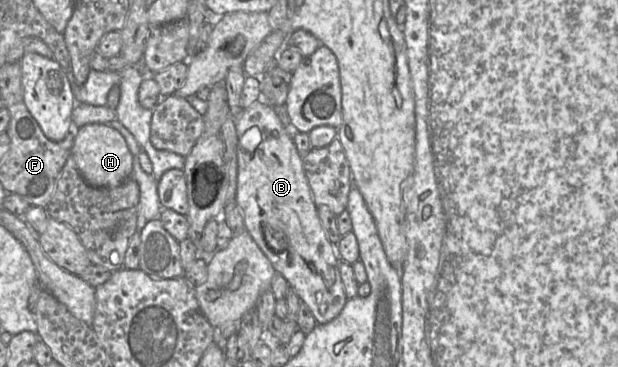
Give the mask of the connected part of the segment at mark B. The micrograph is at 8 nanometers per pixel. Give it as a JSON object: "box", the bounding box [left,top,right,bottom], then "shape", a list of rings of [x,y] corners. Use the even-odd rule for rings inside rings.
{"box":[236,100,348,324],"shape":[[[256,100],[254,101],[248,108],[244,109],[241,115],[237,118],[236,123],[236,132],[238,136],[238,144],[237,144],[237,162],[238,162],[238,174],[237,174],[237,191],[236,191],[236,202],[243,210],[244,216],[244,225],[245,229],[249,232],[253,240],[259,246],[259,248],[263,251],[266,257],[271,262],[272,266],[274,267],[276,273],[282,275],[292,287],[301,301],[305,303],[309,309],[311,310],[317,324],[326,324],[336,318],[342,309],[344,308],[348,298],[345,294],[345,288],[341,279],[340,270],[339,270],[339,262],[341,259],[337,255],[335,246],[333,245],[322,227],[321,220],[319,218],[318,209],[314,202],[312,192],[310,186],[308,184],[308,179],[305,175],[303,164],[302,164],[302,157],[297,150],[297,147],[293,140],[293,135],[291,135],[287,129],[283,126],[279,116],[277,115],[273,106],[268,104],[264,100]],[[252,127],[258,127],[261,131],[262,140],[261,143],[255,149],[248,149],[244,145],[243,135]],[[282,235],[282,238],[285,240],[285,247],[281,248],[275,245],[276,241],[279,240]]]}

